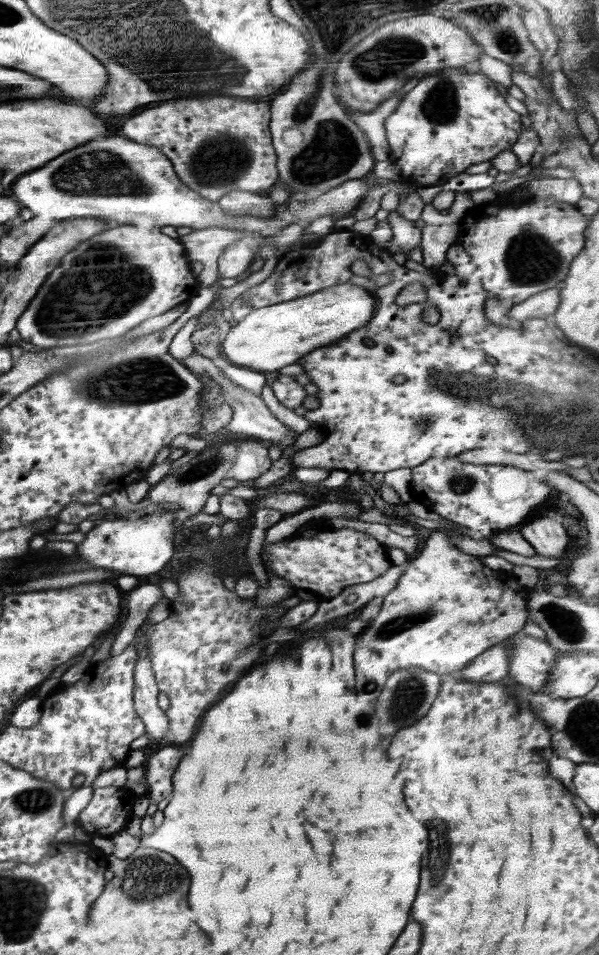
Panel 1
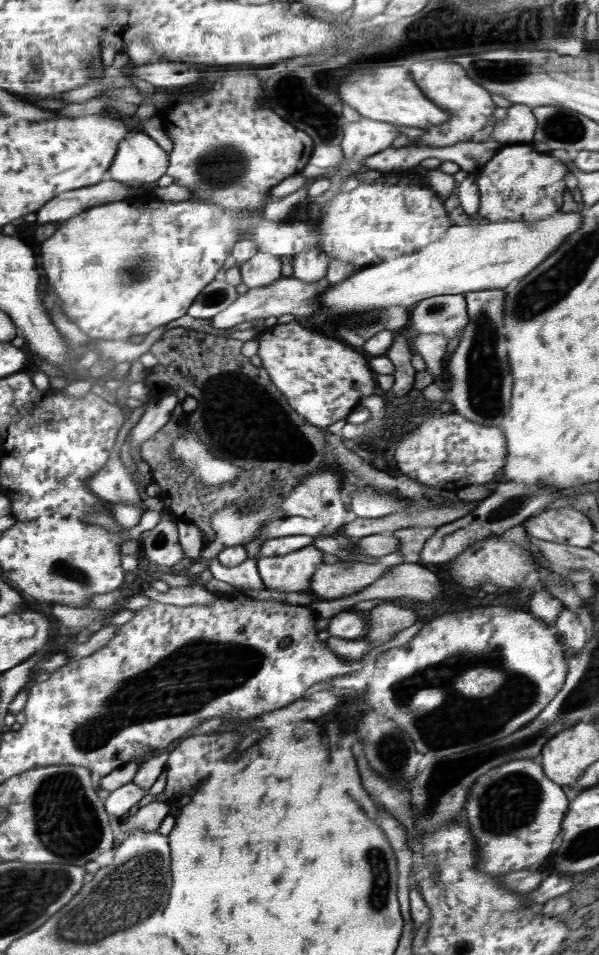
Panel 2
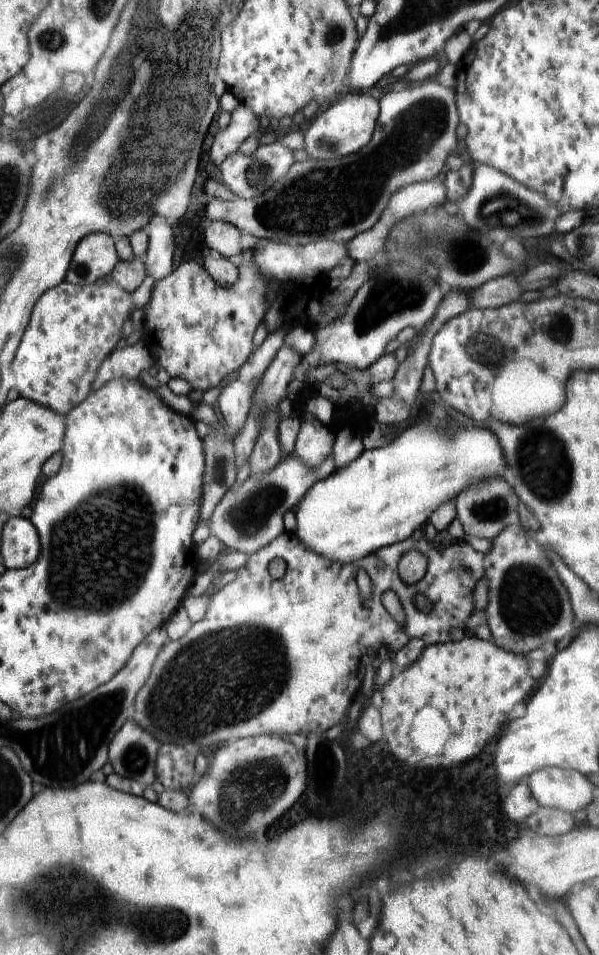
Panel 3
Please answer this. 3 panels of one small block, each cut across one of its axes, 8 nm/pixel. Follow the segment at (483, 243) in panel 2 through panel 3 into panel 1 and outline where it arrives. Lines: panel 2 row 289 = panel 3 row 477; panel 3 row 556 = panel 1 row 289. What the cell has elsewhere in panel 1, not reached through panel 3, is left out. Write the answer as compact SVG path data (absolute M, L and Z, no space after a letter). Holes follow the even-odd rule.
M346 282L302 298L252 309L223 338L221 352L236 365L264 372L280 370L320 345L336 342L348 332L366 326L376 303L376 297L369 290Z

